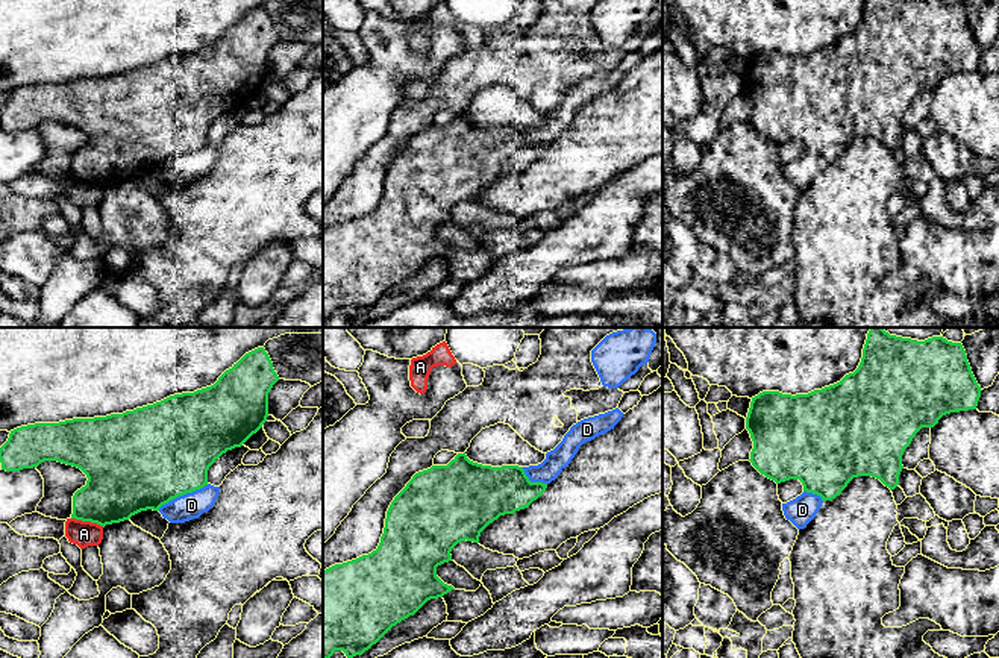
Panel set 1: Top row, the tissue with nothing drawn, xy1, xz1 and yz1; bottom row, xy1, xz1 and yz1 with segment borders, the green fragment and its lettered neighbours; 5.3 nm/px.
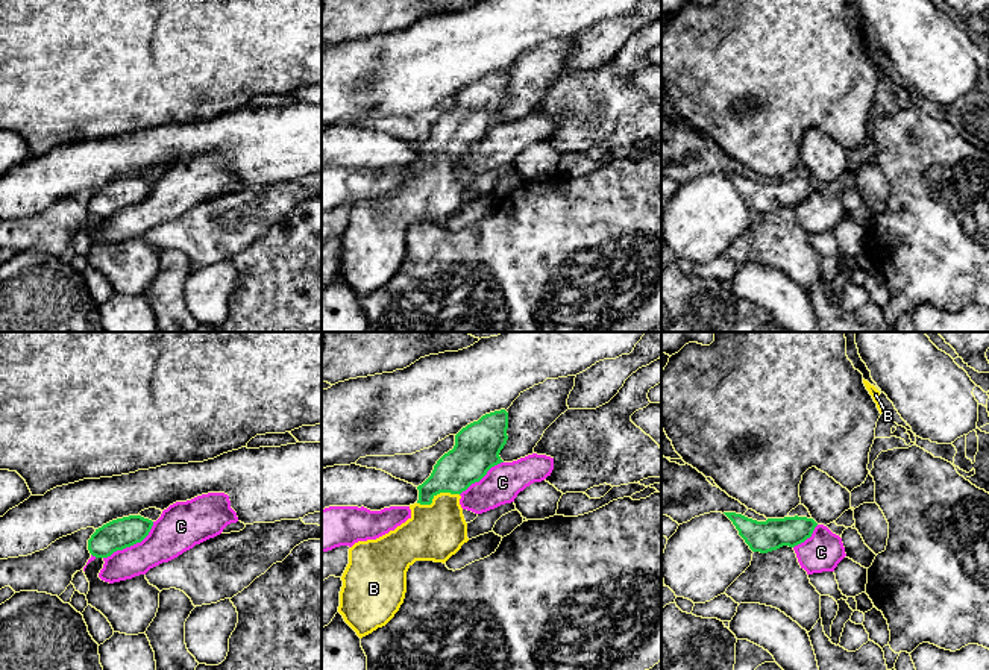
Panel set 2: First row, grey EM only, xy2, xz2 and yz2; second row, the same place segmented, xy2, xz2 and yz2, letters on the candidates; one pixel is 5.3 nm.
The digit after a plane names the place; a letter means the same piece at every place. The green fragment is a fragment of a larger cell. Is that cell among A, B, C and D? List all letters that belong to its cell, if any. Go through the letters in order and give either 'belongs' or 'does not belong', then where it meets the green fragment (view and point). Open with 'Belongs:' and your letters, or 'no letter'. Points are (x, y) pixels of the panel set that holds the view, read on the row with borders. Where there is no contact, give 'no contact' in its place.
Belongs: B
A: does not belong | xy1 (88, 520)
B: belongs | xz2 (437, 493)
C: does not belong | xy2 (131, 544)
D: does not belong | xy1 (182, 495)

